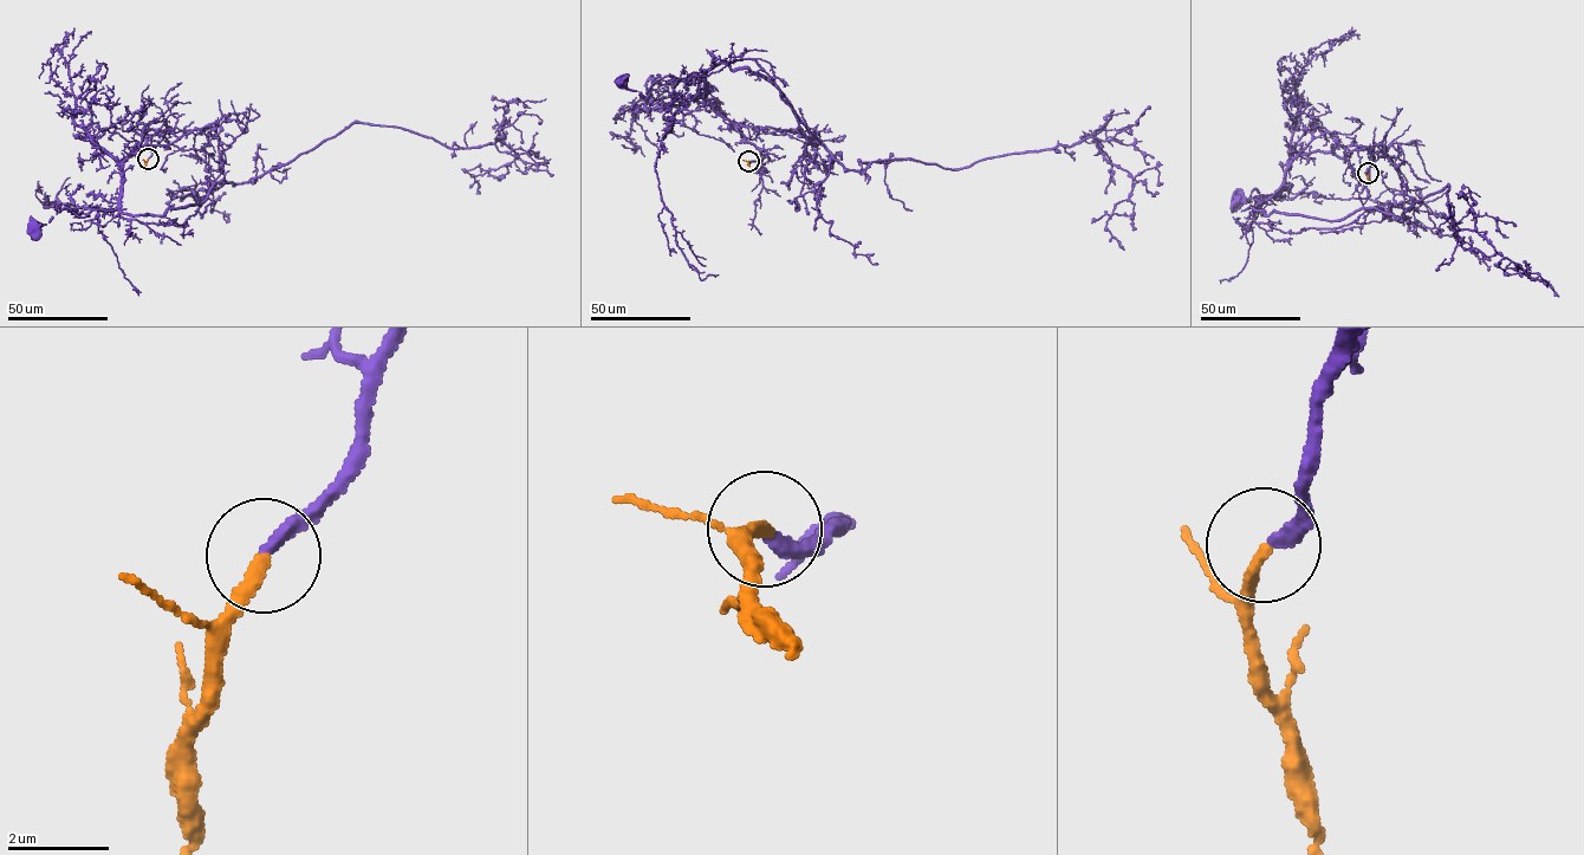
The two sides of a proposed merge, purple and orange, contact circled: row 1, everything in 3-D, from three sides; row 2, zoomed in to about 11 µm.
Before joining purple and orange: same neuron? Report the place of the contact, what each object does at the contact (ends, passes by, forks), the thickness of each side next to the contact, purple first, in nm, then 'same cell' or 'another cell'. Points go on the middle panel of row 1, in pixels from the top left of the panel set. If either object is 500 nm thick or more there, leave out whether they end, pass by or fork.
at (748, 161); purple ends there; orange ends there; 280 nm thick on the purple side, 240 nm on the other; same cell

